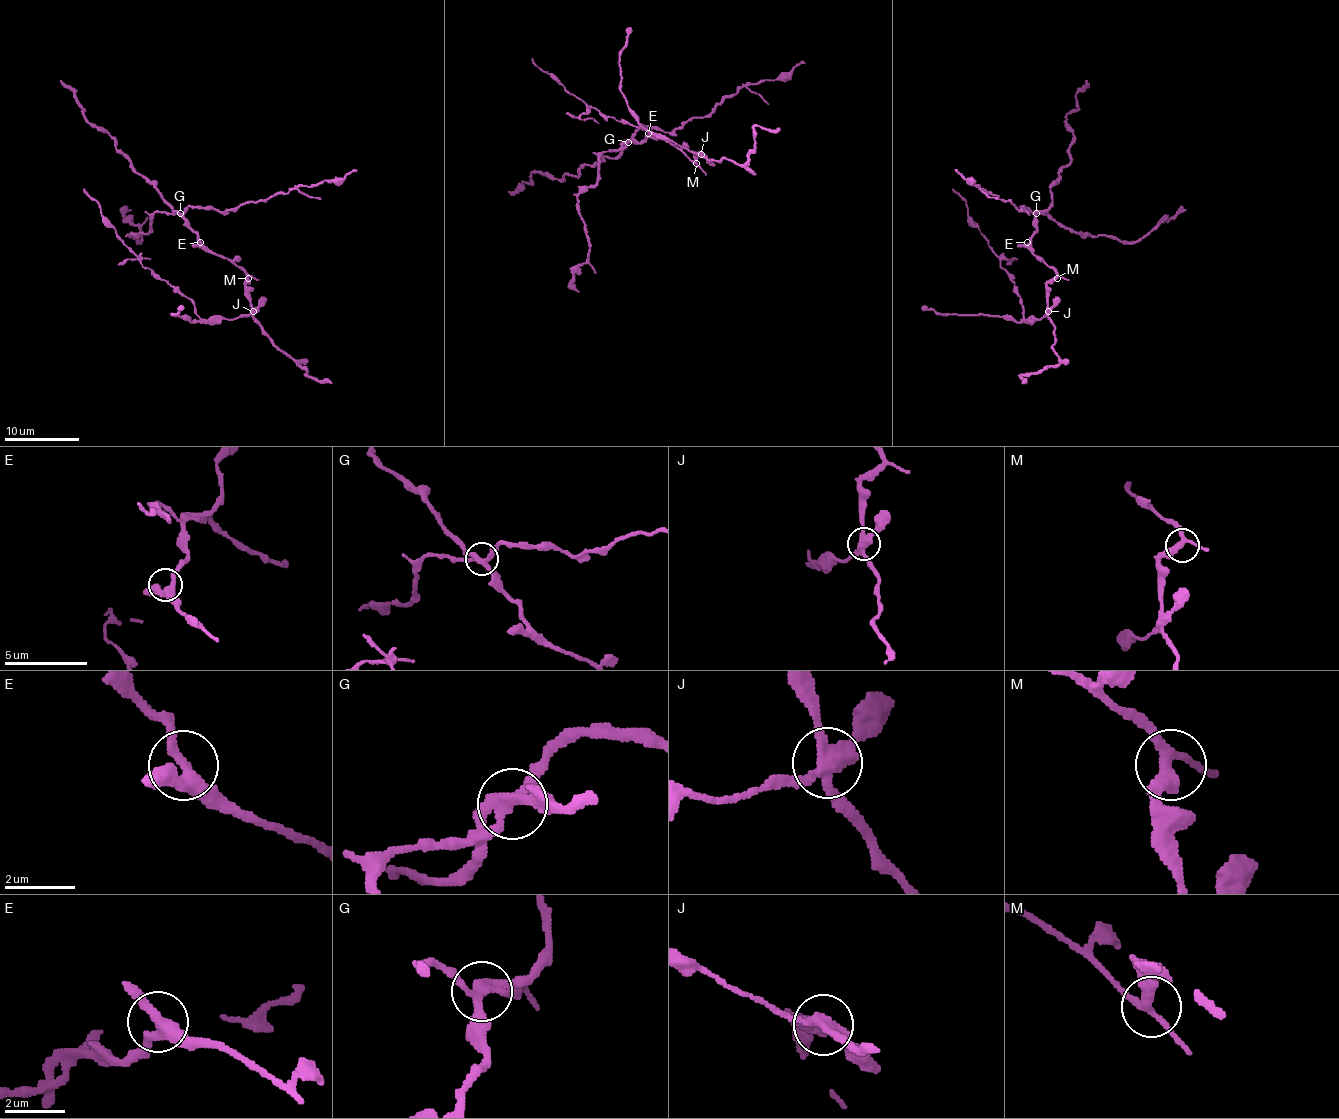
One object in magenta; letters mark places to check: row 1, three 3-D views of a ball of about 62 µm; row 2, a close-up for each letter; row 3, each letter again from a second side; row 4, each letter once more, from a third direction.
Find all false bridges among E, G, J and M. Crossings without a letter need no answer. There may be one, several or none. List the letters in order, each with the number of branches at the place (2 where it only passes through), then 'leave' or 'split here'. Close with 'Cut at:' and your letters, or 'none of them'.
E: 3 branches meet; leave
G: 3 branches meet; split here
J: 4 branches meet; split here
M: 3 branches meet; leave
Cut at: G, J

